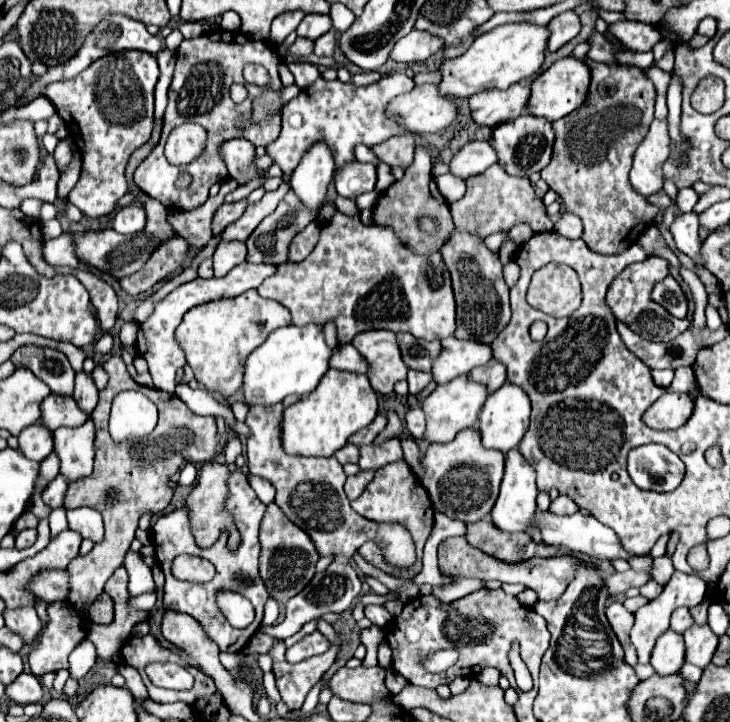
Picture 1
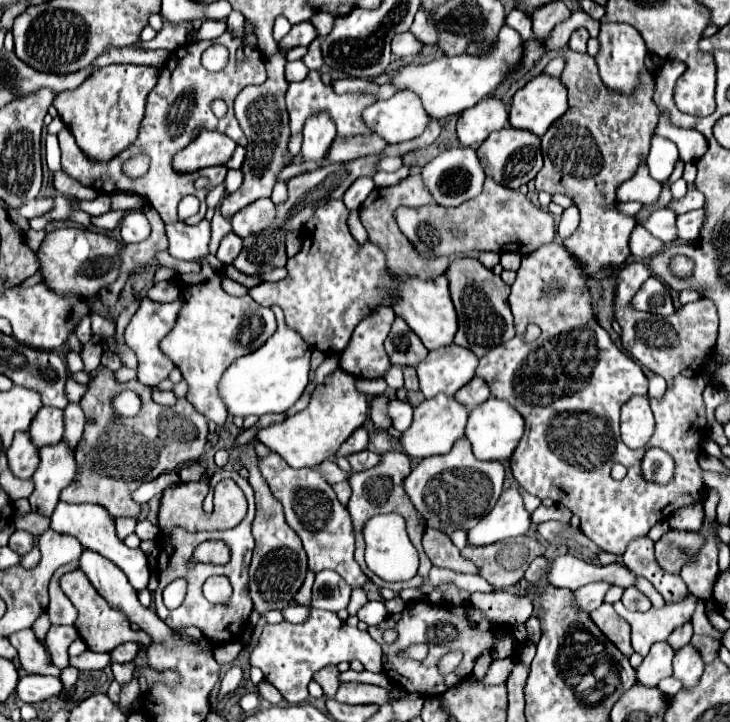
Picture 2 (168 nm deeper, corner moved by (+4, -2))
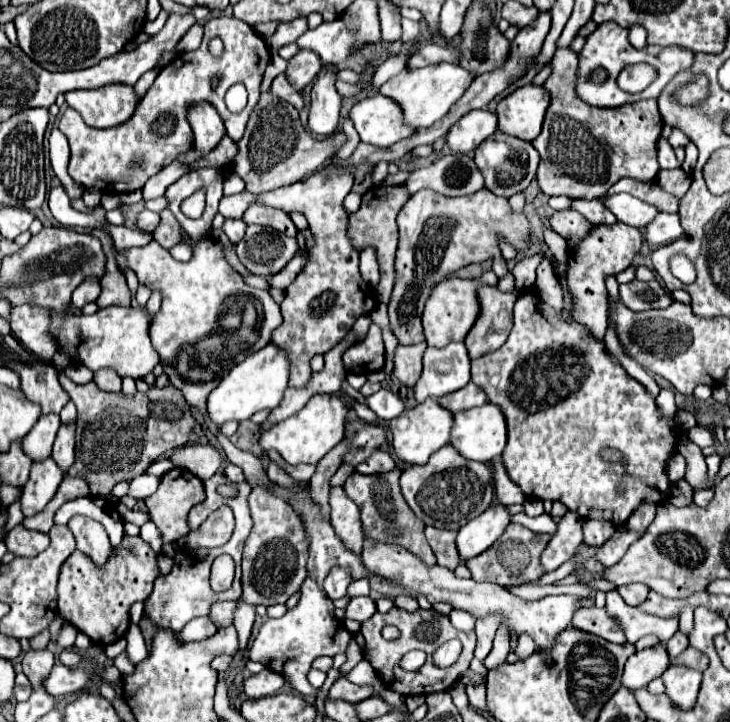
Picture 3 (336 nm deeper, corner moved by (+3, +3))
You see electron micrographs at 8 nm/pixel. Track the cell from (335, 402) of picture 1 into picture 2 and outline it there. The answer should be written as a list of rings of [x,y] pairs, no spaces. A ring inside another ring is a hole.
[[[336,369],[332,375],[326,377],[322,385],[316,385],[312,399],[304,411],[288,417],[282,423],[258,431],[258,439],[268,449],[278,453],[294,469],[316,467],[324,459],[330,459],[340,449],[340,445],[352,435],[352,431],[362,427],[366,417],[368,417],[366,395],[354,387],[352,375],[344,373],[342,369]]]

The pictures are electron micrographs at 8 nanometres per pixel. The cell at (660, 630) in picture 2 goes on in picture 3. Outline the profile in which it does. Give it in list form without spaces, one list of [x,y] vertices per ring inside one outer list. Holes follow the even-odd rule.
[[[617,590],[607,592],[607,610],[609,614],[617,614],[627,642],[635,644],[639,638],[653,634],[657,636],[661,642],[667,642],[671,638],[671,634],[679,628],[679,618],[659,618],[655,614],[647,614],[639,608],[633,608],[629,604],[623,602],[623,598],[617,594]]]

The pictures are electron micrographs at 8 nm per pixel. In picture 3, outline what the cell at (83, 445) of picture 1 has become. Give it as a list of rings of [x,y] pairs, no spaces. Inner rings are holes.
[[[53,458],[35,462],[31,468],[31,478],[23,486],[23,494],[21,494],[23,514],[35,516],[37,512],[41,512],[53,500],[63,478],[65,472],[61,472],[61,468]]]

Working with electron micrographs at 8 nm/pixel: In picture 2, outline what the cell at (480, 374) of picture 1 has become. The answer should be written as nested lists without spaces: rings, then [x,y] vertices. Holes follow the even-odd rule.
[[[474,377],[470,383],[466,383],[456,395],[454,395],[460,403],[464,403],[468,409],[484,403],[490,399],[490,389],[488,389],[488,383],[484,379],[478,379]]]

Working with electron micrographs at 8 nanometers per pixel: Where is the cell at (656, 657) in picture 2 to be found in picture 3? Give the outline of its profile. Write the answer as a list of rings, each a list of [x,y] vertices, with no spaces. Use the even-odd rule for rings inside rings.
[[[659,642],[651,648],[635,652],[627,660],[621,682],[631,690],[645,688],[651,680],[659,678],[669,668],[669,664],[671,664],[671,658],[667,654],[667,648],[663,642]]]

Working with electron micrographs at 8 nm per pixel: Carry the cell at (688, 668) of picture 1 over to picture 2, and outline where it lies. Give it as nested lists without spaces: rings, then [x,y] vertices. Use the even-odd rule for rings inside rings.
[[[666,677],[666,679],[662,679],[658,685],[656,685],[666,697],[672,697],[672,695],[676,695],[678,691],[680,691],[680,681],[678,679],[674,679],[674,677]]]

